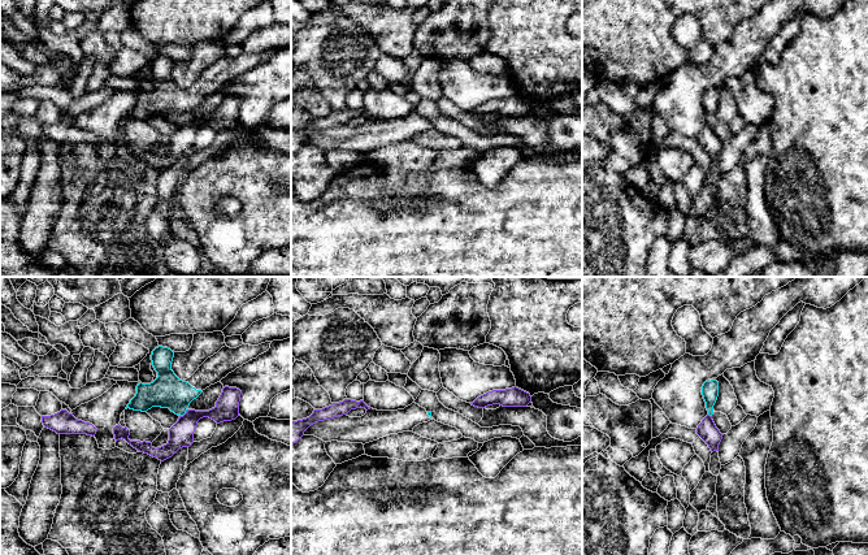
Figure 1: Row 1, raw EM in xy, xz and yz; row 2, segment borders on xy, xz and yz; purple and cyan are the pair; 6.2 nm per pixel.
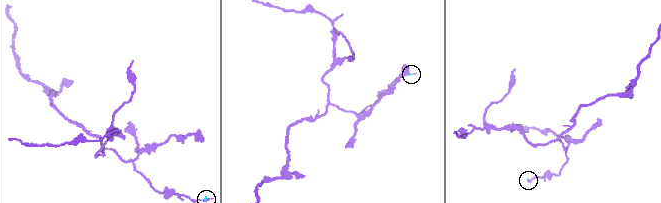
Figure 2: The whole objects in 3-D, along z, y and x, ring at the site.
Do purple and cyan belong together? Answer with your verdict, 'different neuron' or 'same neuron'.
different neuron

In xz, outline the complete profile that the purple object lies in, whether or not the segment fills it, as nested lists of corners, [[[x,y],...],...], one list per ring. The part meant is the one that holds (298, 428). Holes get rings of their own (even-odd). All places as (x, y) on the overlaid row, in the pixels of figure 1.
[[[344,399],[343,402],[333,403],[331,406],[322,409],[314,409],[313,413],[307,419],[292,421],[291,445],[296,443],[304,435],[304,432],[314,422],[347,415],[351,409],[356,409],[360,407],[365,408],[366,411],[370,409],[370,407],[368,407],[364,400],[356,402],[351,399]]]

